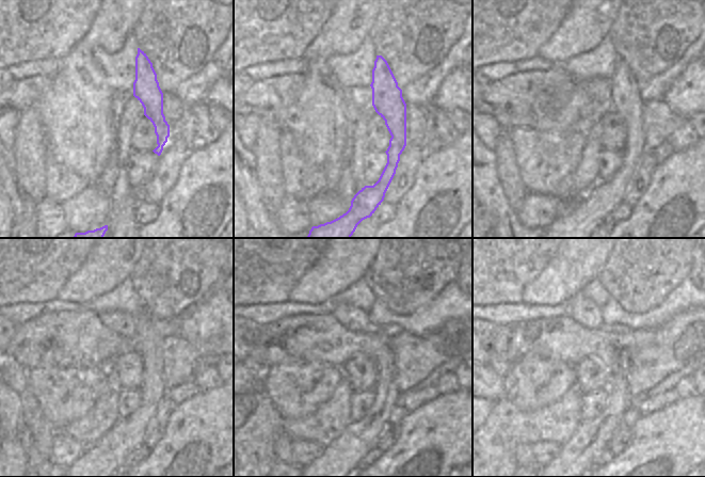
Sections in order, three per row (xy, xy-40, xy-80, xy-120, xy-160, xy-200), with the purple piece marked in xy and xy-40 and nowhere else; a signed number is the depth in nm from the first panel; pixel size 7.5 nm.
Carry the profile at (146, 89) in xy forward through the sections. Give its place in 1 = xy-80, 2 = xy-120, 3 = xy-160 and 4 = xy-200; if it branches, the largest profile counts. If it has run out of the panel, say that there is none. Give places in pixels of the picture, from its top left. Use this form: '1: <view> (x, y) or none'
1: xy-80 (590, 211)
2: xy-120 (107, 455)
3: xy-160 (343, 455)
4: xy-200 (591, 438)

